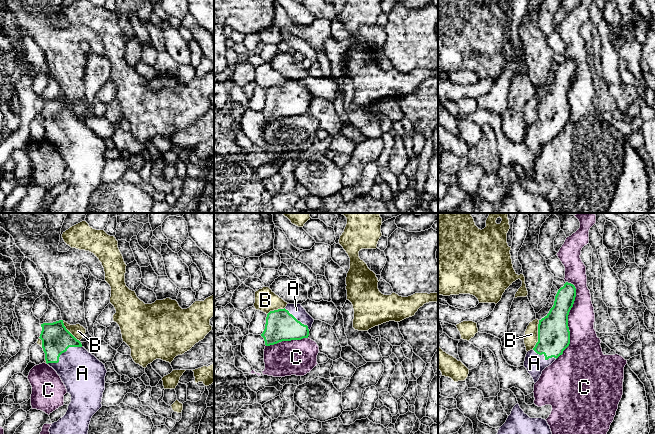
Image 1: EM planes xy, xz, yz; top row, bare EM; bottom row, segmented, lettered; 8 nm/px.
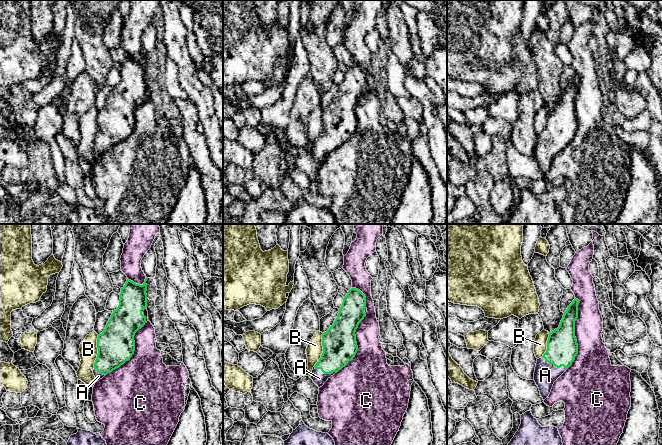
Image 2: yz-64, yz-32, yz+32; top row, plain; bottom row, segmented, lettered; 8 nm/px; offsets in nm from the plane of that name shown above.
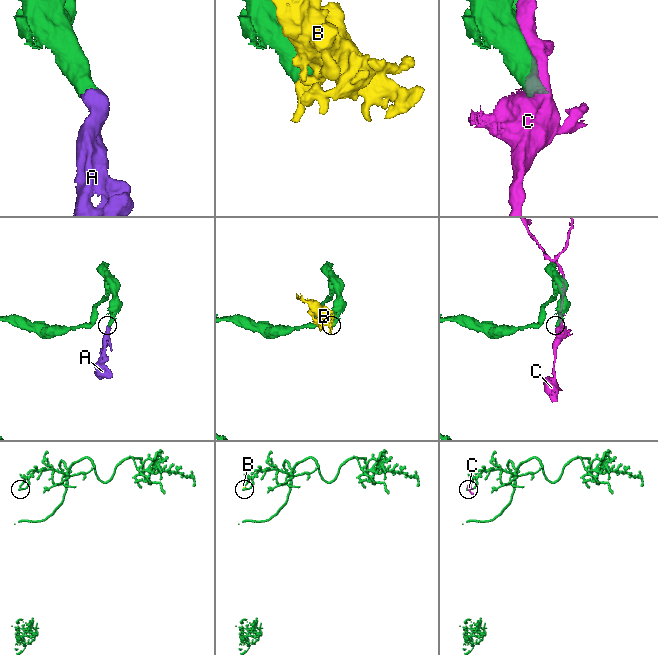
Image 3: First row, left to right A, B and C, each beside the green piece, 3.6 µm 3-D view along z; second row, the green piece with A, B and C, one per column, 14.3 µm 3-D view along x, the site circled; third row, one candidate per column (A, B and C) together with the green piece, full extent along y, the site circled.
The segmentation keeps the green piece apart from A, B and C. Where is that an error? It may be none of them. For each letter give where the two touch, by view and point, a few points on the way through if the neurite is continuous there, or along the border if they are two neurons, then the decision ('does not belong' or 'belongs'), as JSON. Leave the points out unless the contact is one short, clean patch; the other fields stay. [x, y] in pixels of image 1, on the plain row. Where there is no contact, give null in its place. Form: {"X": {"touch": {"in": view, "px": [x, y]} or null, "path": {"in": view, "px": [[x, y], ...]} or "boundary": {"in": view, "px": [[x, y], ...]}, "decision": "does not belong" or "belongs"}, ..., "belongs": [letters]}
{"A": {"touch": {"in": "xy", "px": [62, 128]}, "path": {"in": "xy", "px": [[56, 115], [62, 128], [82, 149]]}, "decision": "belongs"}, "B": {"touch": {"in": "yz", "px": [538, 110]}, "boundary": {"in": "yz", "px": [[539, 96], [538, 117], [532, 124]]}, "decision": "does not belong"}, "C": {"touch": {"in": "yz", "px": [567, 95]}, "decision": "does not belong"}, "belongs": ["A"]}

